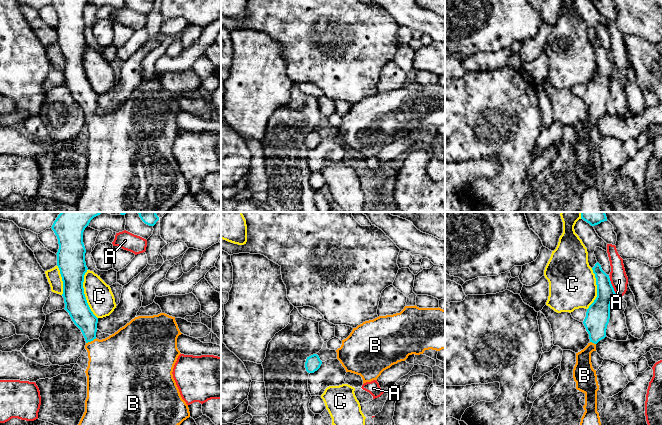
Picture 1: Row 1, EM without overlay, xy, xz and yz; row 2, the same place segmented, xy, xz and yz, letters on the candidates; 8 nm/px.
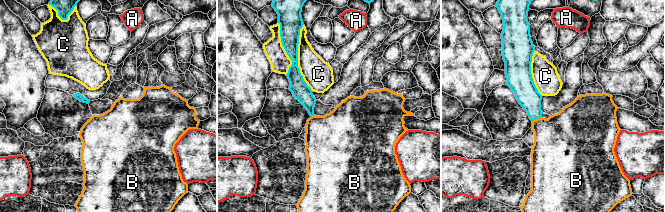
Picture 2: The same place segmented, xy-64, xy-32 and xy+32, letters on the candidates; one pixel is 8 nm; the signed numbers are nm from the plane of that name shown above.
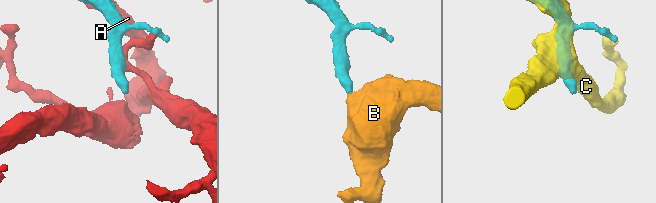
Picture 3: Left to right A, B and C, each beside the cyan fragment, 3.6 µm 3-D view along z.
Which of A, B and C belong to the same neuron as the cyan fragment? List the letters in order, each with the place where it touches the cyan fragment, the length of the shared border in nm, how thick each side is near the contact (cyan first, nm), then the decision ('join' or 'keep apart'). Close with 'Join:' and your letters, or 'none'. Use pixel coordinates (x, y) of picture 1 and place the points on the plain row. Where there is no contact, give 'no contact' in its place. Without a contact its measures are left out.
A: meets cyan in yz at (612, 62); contact 150 nm long; 190 nm thick on the cyan side, 140 nm on the other; keep apart
B: meets cyan in xy at (91, 116); contact 100 nm long; 170 nm thick on the cyan side, 400 nm on the other; join
C: meets cyan in xy at (84, 70); contact 400 nm long; 220 nm thick on the cyan side, 220 nm on the other; keep apart
Join: B

